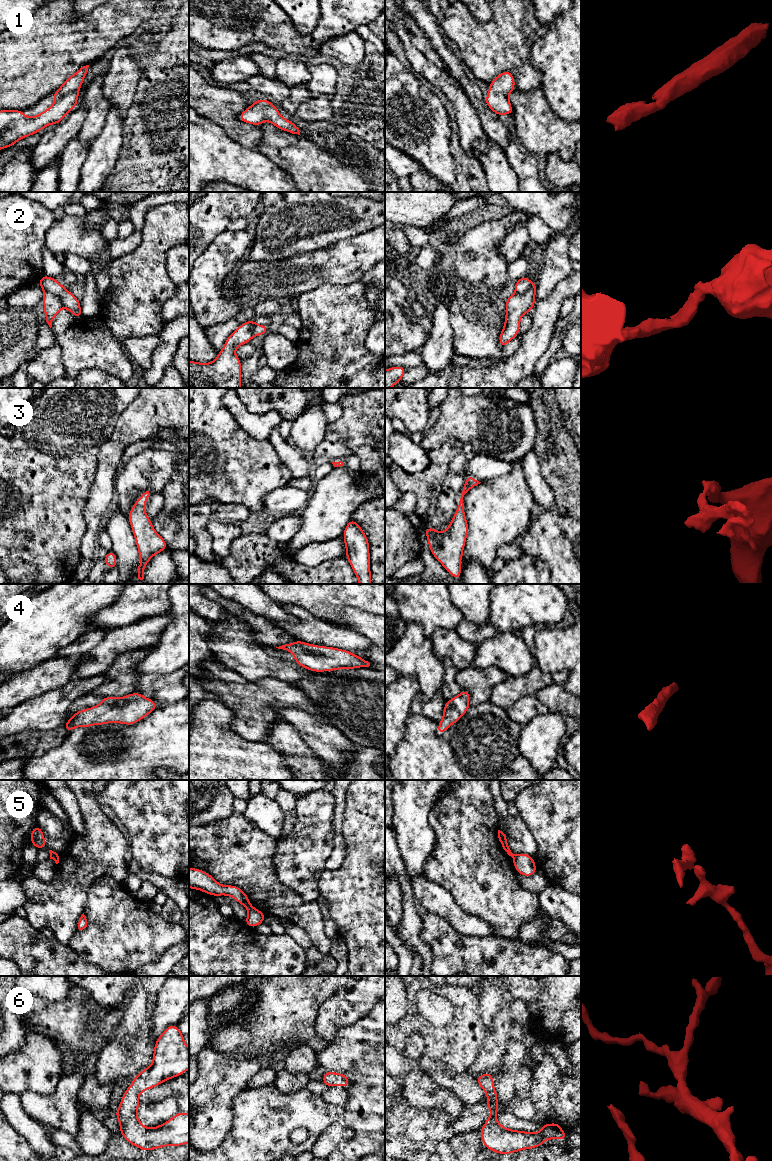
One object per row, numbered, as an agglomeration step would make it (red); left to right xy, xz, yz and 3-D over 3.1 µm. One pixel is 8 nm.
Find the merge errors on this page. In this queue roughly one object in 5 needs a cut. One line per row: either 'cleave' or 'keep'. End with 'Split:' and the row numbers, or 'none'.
1: keep
2: cleave
3: keep
4: keep
5: cleave
6: keep
Split: 2, 5

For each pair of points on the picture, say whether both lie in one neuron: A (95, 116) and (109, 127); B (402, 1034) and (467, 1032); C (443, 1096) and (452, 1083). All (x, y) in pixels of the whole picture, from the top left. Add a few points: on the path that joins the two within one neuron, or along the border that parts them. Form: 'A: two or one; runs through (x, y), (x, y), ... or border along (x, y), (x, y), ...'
A: two; border along (110, 107), (102, 131), (91, 142)
B: one; runs through (418, 1026), (423, 1026), (430, 1033), (451, 1033)
C: two; border along (429, 1076), (438, 1084), (452, 1091), (466, 1104)

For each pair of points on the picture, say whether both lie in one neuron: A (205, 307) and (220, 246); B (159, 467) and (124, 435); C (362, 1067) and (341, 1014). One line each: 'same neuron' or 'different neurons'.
A: same neuron
B: different neurons
C: different neurons

